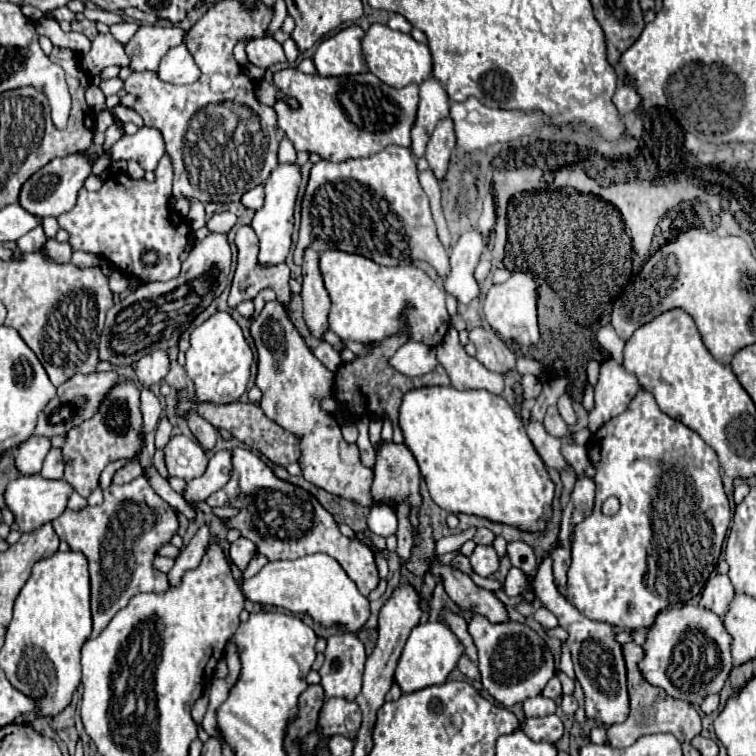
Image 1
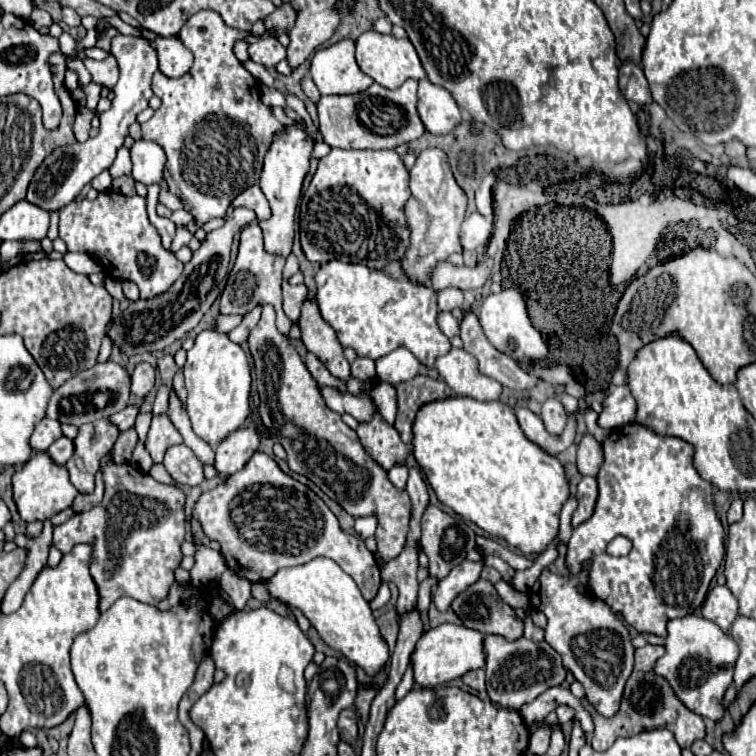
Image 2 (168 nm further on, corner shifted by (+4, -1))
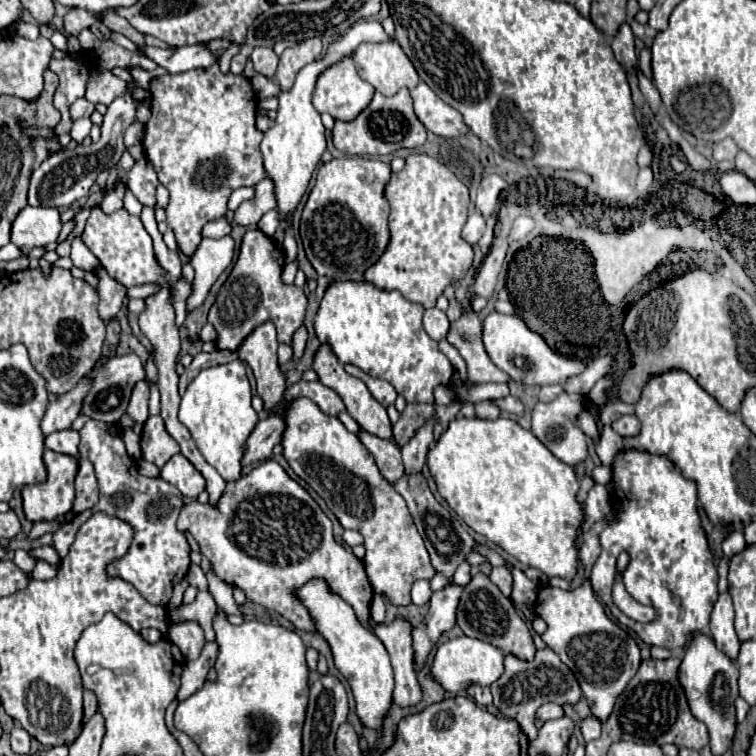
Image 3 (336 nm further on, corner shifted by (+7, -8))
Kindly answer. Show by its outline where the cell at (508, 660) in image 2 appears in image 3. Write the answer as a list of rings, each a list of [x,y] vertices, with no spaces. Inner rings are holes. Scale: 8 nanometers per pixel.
[[[549,648],[537,650],[533,660],[519,660],[517,656],[505,654],[503,664],[505,664],[503,676],[499,676],[495,684],[491,684],[493,704],[503,716],[517,720],[521,730],[529,736],[529,740],[535,740],[535,712],[541,704],[547,704],[547,702],[575,704],[581,698],[581,688],[573,672]]]

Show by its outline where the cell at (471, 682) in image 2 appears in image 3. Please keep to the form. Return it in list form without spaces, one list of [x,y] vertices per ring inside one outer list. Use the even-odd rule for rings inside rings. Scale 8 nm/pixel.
[[[478,685],[469,686],[467,690],[468,696],[475,700],[475,702],[480,705],[487,707],[493,703],[493,696],[491,694],[489,687],[481,687]]]

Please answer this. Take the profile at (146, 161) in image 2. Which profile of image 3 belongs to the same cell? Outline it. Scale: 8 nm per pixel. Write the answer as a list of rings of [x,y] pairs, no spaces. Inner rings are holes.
[[[147,158],[135,162],[135,166],[127,172],[125,182],[143,206],[155,206],[155,188],[159,184],[159,178],[155,166]]]

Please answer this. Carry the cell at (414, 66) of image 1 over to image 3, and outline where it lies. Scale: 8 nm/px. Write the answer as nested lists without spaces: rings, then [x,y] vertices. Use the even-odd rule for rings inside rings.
[[[395,40],[361,44],[353,52],[353,62],[359,76],[383,96],[393,96],[403,86],[411,90],[419,84],[417,70]]]

